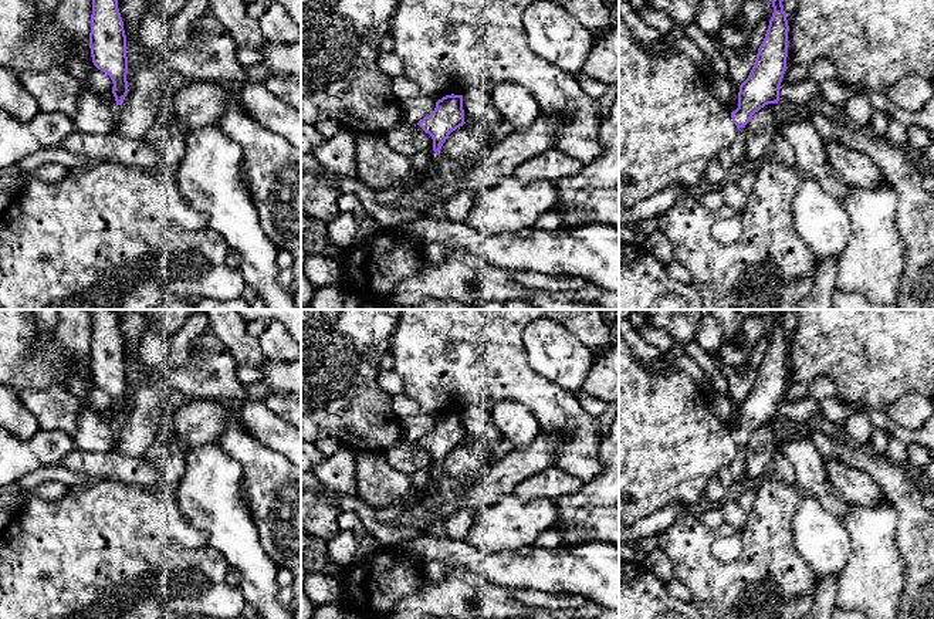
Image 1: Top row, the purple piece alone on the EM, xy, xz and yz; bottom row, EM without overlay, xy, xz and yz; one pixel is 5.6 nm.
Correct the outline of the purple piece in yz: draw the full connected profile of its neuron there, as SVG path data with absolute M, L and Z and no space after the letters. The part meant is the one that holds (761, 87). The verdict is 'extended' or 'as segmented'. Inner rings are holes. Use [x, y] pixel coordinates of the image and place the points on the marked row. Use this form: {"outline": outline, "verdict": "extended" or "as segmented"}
{"outline": "M772 0L774 13L754 67L740 85L738 108L731 112L737 128L745 128L755 112L768 104L778 104L779 85L786 71L788 20L782 0Z", "verdict": "as segmented"}

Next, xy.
{"outline": "M92 0L89 48L94 65L106 72L119 105L128 94L128 57L118 0Z", "verdict": "as segmented"}

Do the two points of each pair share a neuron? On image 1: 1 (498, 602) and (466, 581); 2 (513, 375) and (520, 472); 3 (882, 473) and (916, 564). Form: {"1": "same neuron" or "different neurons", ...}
{"1": "same neuron", "2": "different neurons", "3": "same neuron"}

